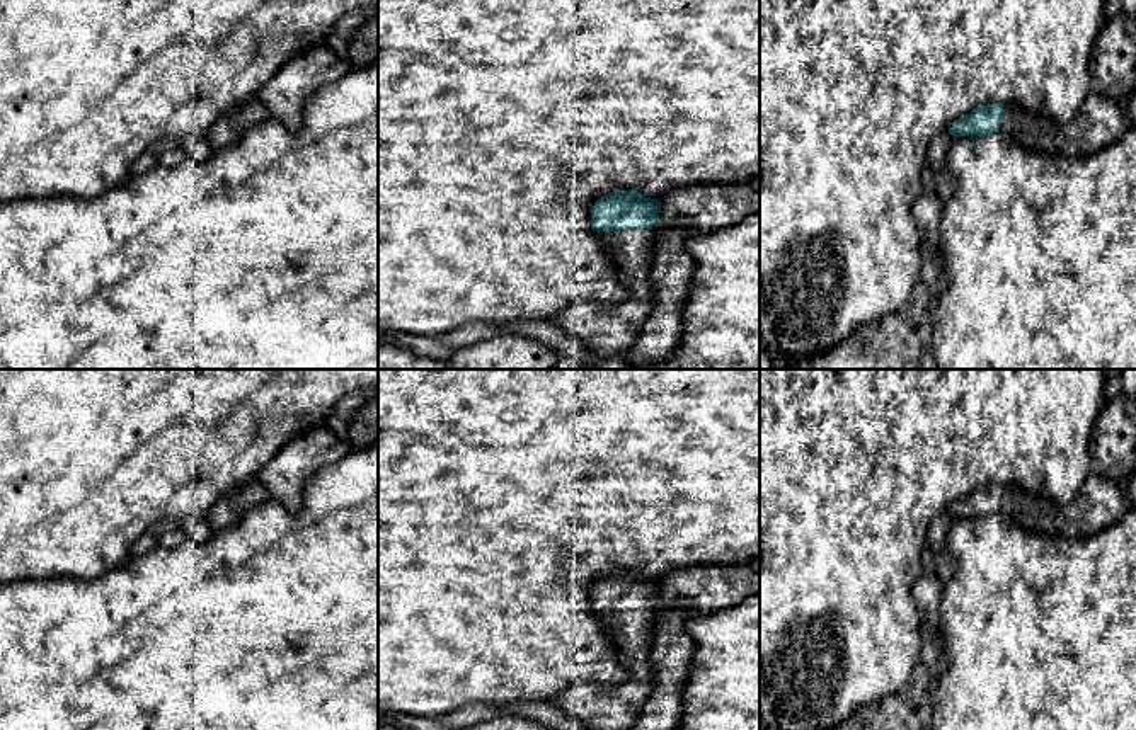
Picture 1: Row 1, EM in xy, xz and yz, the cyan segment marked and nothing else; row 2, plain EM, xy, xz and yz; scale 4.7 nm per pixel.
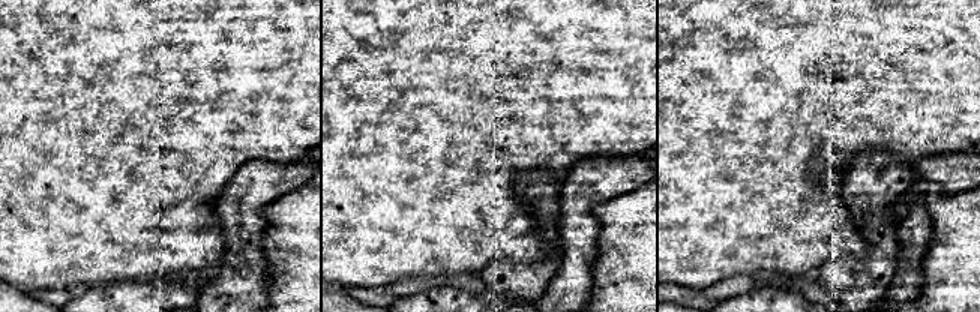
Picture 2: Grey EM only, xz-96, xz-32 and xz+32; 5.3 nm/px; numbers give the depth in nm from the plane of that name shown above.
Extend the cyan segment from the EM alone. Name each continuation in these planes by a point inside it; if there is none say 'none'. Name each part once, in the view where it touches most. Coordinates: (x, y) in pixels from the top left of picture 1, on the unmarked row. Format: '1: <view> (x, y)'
1: xz (595, 707)

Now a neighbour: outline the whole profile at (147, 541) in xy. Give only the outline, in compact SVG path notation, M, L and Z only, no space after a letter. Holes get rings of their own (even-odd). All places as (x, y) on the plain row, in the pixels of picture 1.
M150 531L143 533L129 548L129 556L140 556L148 553L157 546L157 536L153 536Z

